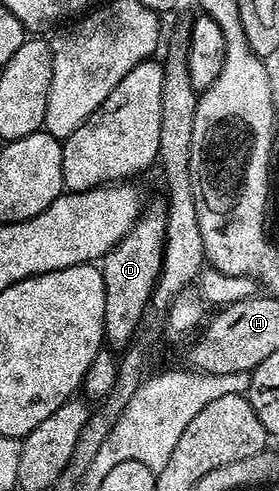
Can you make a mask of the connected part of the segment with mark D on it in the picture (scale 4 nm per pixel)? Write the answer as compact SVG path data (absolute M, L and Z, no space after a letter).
M147 203L138 221L128 234L100 261L104 278L104 314L106 315L106 340L109 343L129 345L134 340L142 315L148 311L154 287L161 274L162 254L165 246L166 204Z

